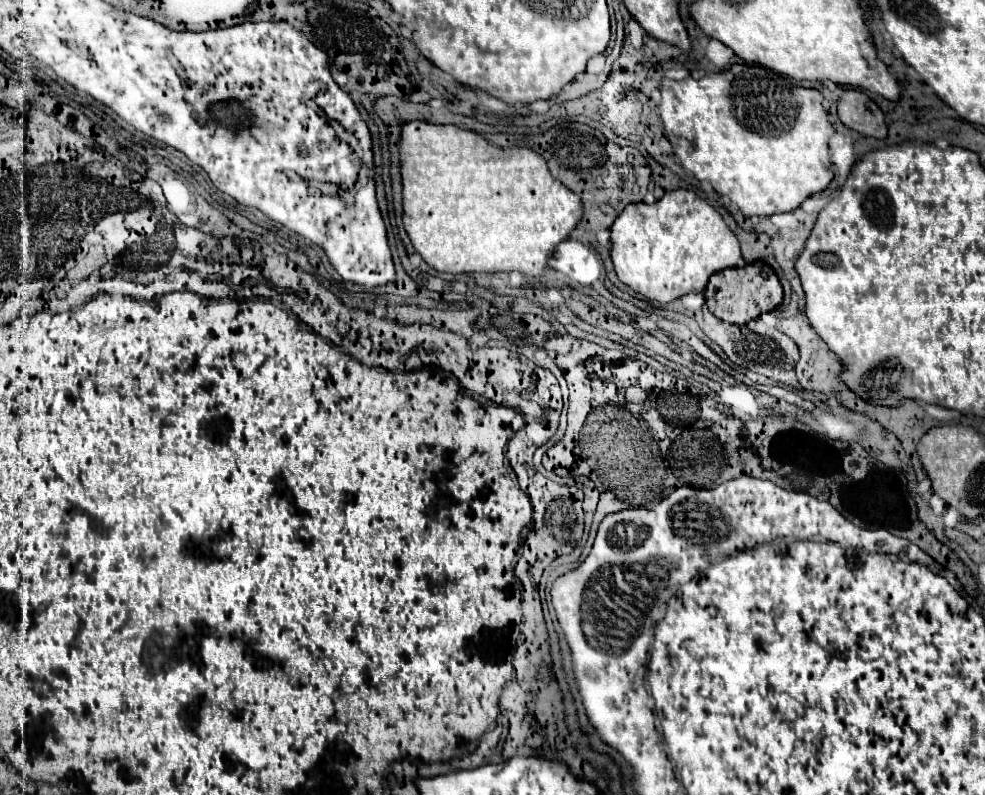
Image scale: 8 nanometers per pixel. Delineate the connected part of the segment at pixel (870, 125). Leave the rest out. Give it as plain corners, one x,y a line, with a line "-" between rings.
845,90
837,104
839,120
863,134
873,138
887,138
887,124
881,108
861,90

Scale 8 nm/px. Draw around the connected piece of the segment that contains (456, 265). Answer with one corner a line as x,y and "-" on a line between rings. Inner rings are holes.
421,120
403,122
399,132
399,172
401,172
401,184
403,184
403,224
411,238
411,244
415,252
421,254
421,258
435,268
437,272
449,272
449,274
461,274
461,272
513,272
519,270
531,278
539,278
543,274
543,268
547,268
547,258
551,256
553,248
569,236
569,232
579,224
583,216
583,204
581,198
577,198
575,192
565,188
559,180
555,180
547,168
547,162
541,154
529,150
529,148
497,148
489,144
483,136
463,130
459,126
441,126
441,124
429,124

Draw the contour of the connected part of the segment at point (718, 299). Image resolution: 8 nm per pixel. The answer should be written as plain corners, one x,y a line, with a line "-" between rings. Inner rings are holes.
753,262
743,268
725,268
713,274
705,288
705,304
711,314
729,324
747,324
763,312
775,310
783,302
783,290
777,274
765,262

